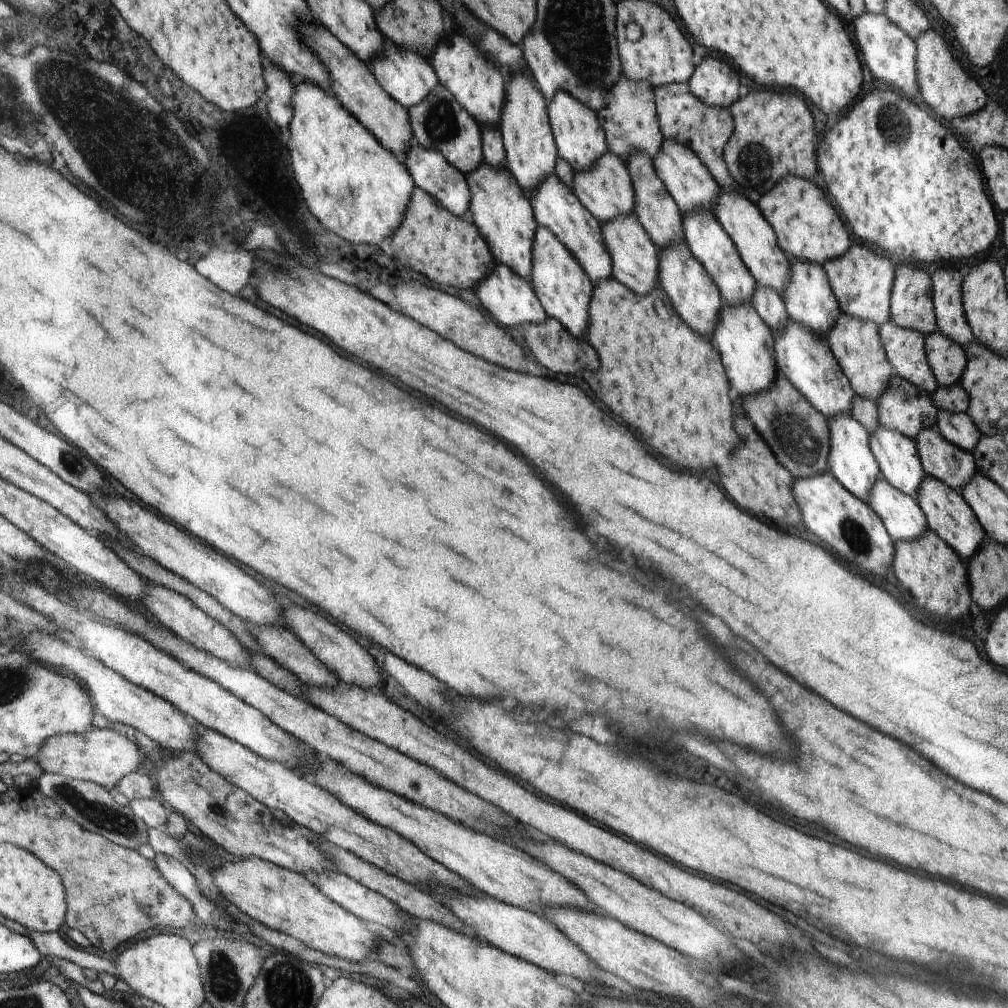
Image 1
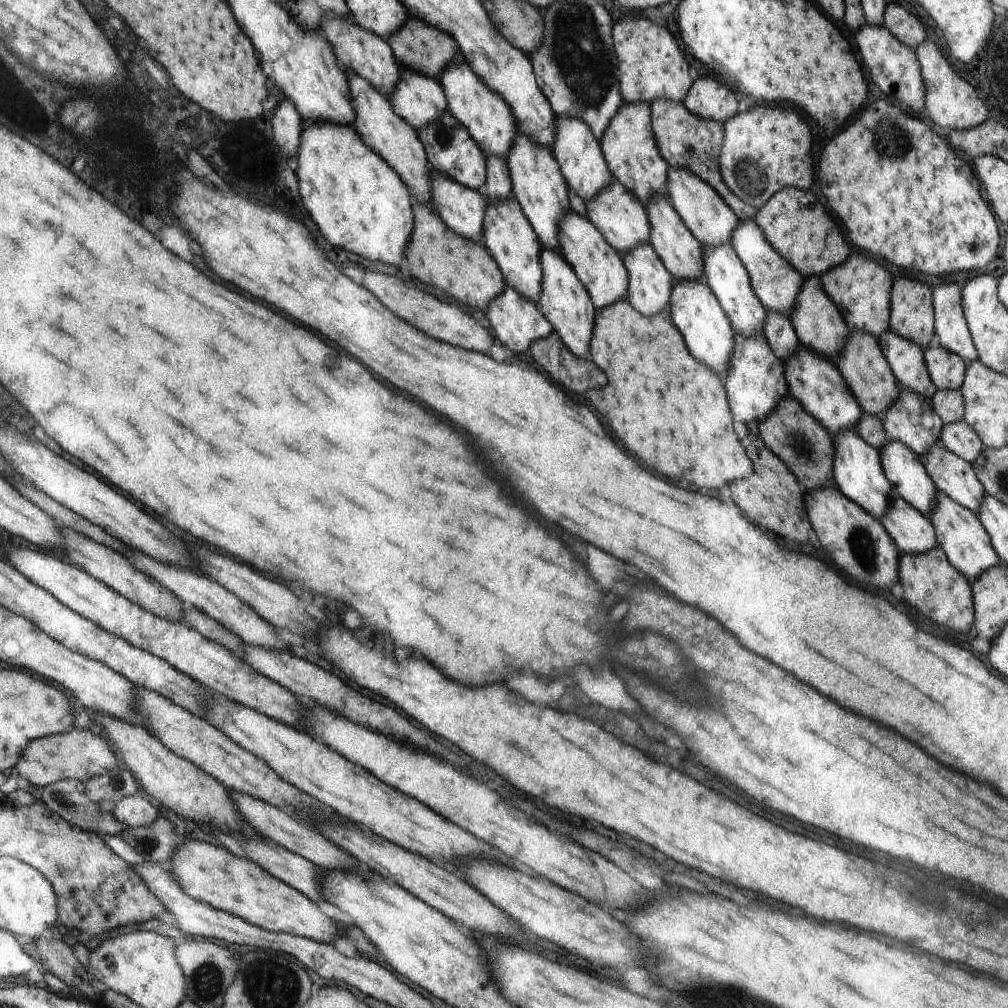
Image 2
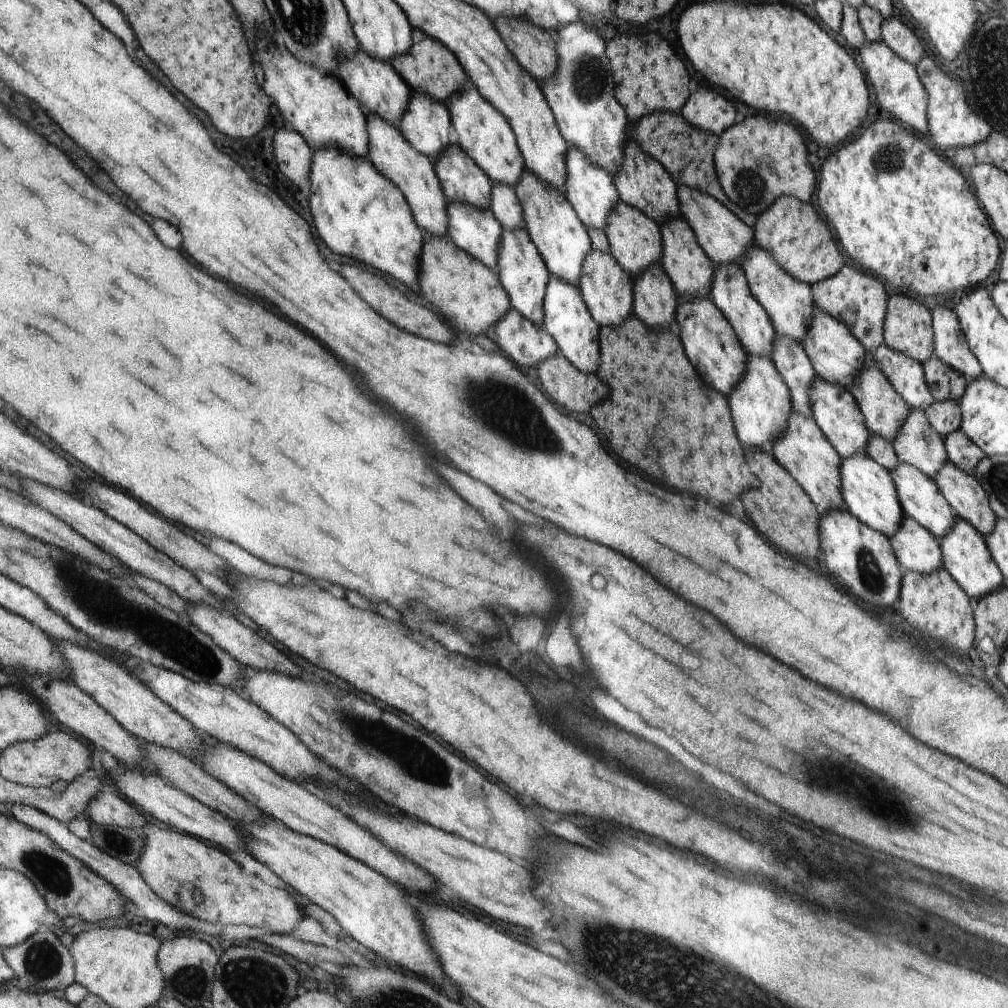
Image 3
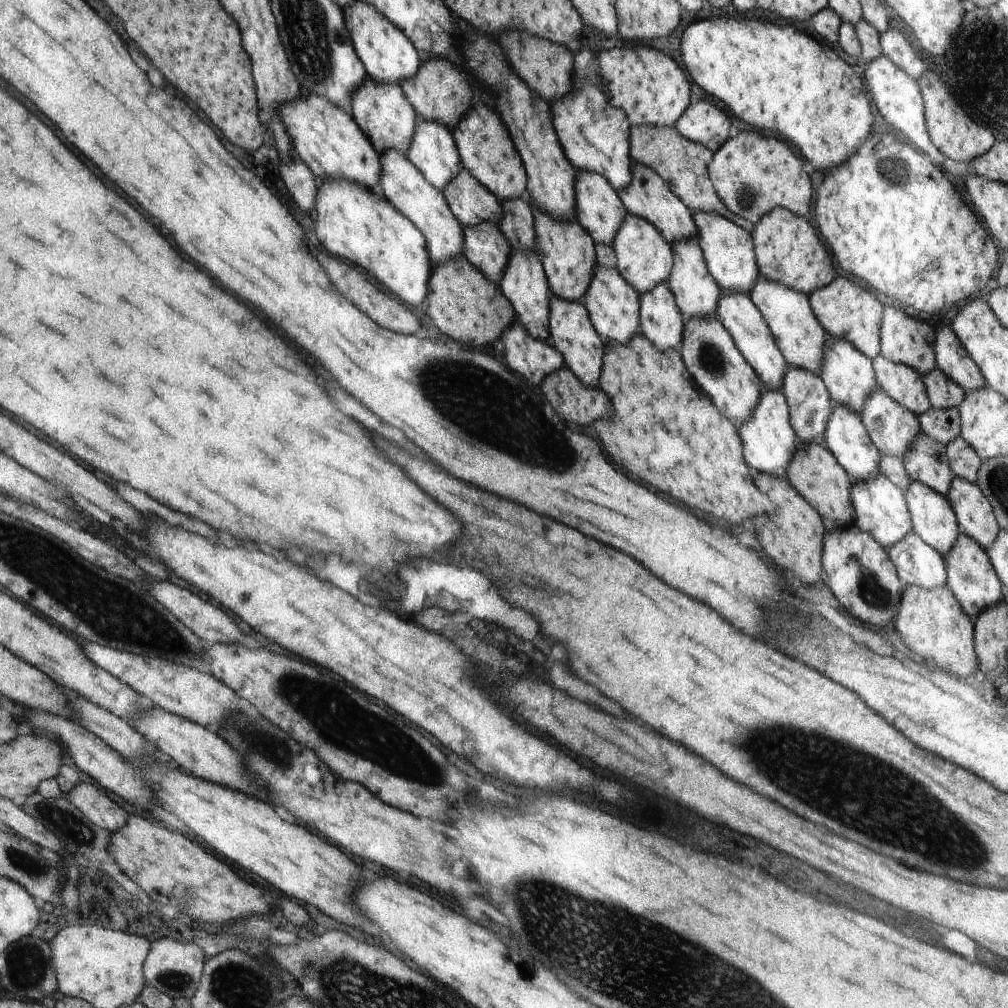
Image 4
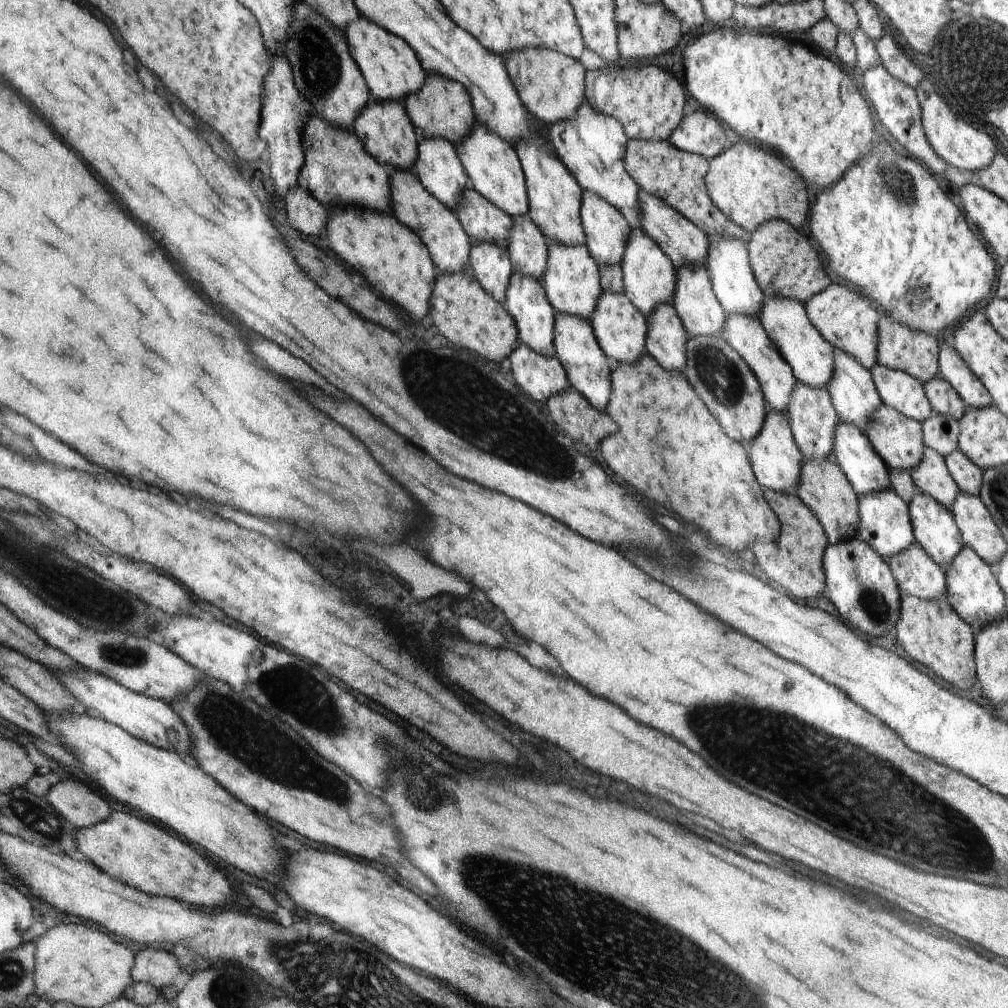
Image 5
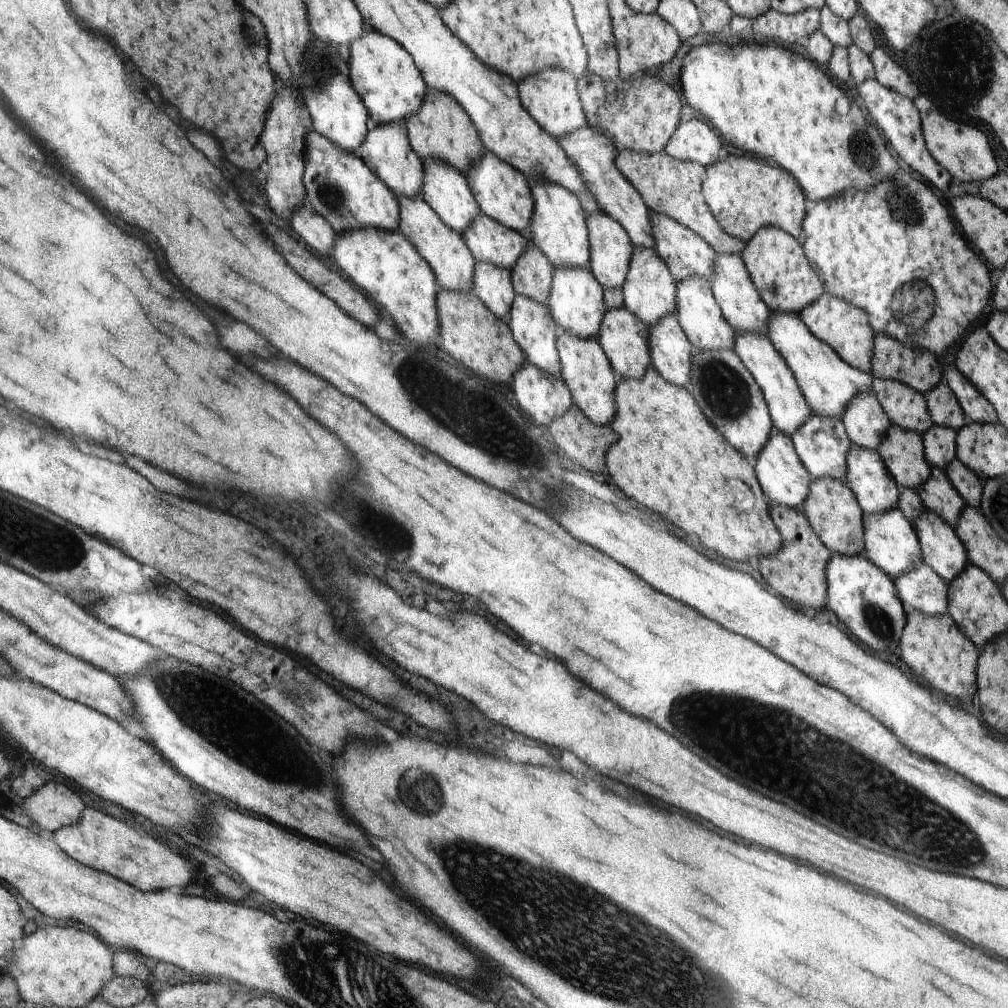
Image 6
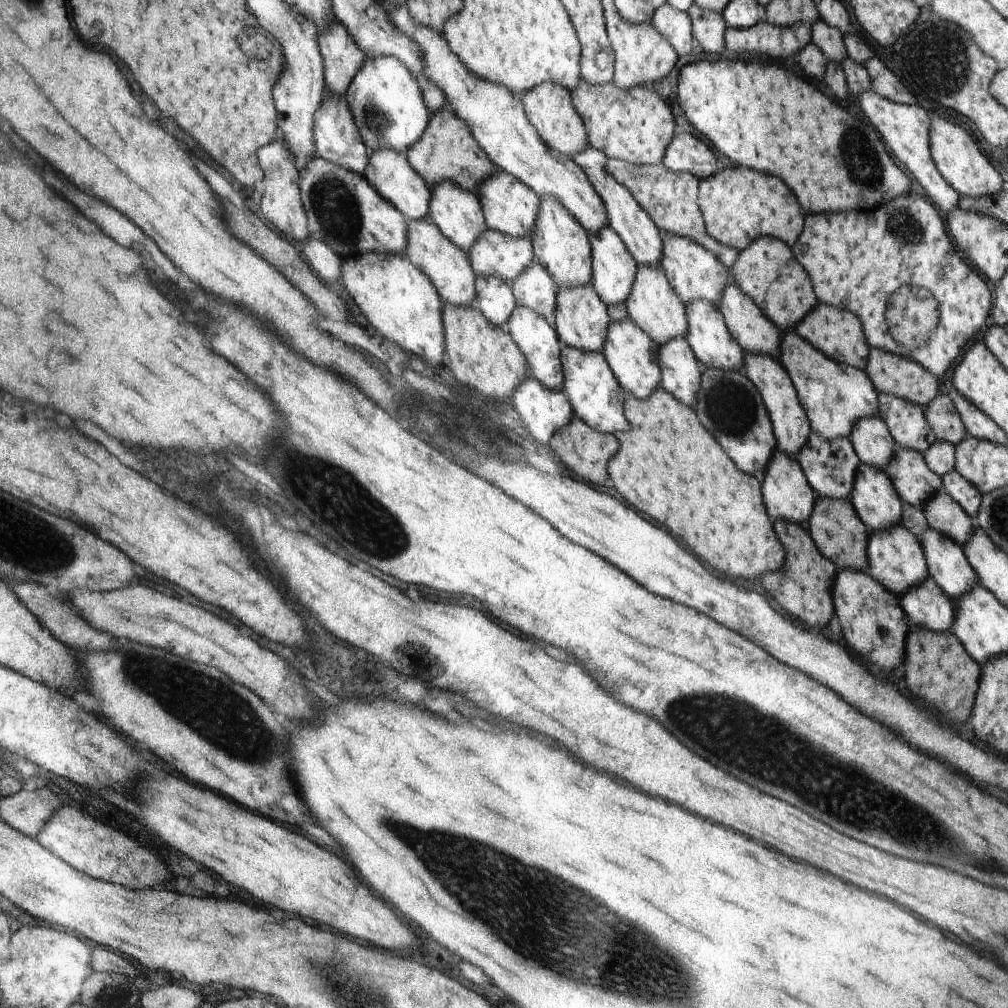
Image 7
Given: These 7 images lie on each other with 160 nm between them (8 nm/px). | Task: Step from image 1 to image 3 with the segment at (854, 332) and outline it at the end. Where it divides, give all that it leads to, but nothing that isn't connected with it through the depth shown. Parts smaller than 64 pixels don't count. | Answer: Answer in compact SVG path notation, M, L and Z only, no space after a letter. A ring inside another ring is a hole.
M866 351L865 365L861 368L860 374L853 380L849 391L856 399L858 408L865 418L865 425L870 434L878 435L892 442L902 423L908 416L910 407L907 402L896 392L891 382L879 369L872 351Z

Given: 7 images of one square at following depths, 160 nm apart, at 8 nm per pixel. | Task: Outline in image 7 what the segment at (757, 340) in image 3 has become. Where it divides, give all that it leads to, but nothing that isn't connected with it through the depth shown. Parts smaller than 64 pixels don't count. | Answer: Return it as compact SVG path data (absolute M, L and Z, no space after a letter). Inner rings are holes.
M746 353L742 371L756 385L764 399L765 407L772 419L773 429L777 439L777 450L794 458L798 457L801 450L808 444L811 434L811 424L806 411L800 404L797 390L790 380L789 373L778 359L765 355Z

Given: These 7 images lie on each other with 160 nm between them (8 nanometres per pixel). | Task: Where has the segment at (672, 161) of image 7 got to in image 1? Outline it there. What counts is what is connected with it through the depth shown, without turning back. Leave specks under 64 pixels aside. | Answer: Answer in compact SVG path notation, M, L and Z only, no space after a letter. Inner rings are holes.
M702 60L687 83L692 94L709 105L728 107L738 100L738 74L724 60Z

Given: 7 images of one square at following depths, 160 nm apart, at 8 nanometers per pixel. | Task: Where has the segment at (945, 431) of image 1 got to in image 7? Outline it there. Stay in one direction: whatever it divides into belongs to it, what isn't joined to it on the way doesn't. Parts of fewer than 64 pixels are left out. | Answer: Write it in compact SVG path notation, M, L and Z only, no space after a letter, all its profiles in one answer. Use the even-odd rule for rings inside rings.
M955 468L941 476L942 487L972 520L976 520L982 493L970 484Z

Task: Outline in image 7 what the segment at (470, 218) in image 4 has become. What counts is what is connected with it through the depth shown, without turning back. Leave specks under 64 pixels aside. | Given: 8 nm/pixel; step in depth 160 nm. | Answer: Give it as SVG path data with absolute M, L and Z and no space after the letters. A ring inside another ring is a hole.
M492 229L482 234L468 254L478 276L498 276L508 283L530 270L536 259L530 238L512 238Z

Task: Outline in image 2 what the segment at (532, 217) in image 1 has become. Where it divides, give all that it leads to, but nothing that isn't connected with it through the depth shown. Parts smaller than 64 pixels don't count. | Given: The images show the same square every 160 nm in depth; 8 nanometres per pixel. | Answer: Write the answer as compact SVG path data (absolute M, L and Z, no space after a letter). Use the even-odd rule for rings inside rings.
M512 194L507 199L501 201L490 201L488 196L488 208L484 216L484 236L482 236L483 244L489 247L490 254L497 259L498 266L501 267L502 274L506 277L506 282L510 283L523 297L537 304L542 282L542 269L540 264L542 244L537 237L536 231L526 218L524 210L515 196Z

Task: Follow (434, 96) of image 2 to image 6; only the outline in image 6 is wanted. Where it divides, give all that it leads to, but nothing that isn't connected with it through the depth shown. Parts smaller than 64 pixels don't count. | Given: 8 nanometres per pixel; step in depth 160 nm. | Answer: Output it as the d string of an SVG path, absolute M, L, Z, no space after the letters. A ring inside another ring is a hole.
M427 158L425 161L425 178L420 196L437 211L442 222L445 222L452 230L464 235L465 230L482 213L466 175L442 159Z

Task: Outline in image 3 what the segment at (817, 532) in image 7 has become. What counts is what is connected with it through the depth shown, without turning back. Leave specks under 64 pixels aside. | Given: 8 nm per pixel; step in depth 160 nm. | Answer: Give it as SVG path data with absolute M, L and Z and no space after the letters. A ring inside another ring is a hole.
M792 413L784 436L780 436L780 440L771 445L771 453L804 487L806 494L817 503L817 509L822 515L834 511L848 511L841 478L844 460L833 447L833 443L825 437L813 416Z

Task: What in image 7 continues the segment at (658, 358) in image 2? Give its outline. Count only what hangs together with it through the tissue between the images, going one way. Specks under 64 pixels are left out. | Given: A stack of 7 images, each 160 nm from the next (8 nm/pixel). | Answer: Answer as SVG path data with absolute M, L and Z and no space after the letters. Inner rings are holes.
M658 386L658 390L647 399L629 394L625 400L625 415L634 428L616 433L618 442L622 442L622 454L618 454L614 462L609 462L609 480L611 484L614 482L614 488L630 502L630 506L644 512L658 524L664 524L666 530L682 538L694 554L722 574L726 570L726 576L730 578L752 578L762 572L782 570L785 566L785 546L772 530L769 514L762 506L765 502L762 502L758 479L744 474L732 460L728 460L726 452L704 428L697 413L694 414L694 406L686 406L664 387ZM710 470L720 470L718 486L712 486L714 494L710 494Z

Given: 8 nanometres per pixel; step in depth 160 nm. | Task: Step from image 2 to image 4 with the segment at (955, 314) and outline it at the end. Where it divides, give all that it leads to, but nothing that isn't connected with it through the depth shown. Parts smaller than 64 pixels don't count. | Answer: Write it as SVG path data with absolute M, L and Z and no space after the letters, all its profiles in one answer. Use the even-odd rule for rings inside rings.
M943 322L935 327L935 335L937 367L966 392L985 388L985 378L950 325Z

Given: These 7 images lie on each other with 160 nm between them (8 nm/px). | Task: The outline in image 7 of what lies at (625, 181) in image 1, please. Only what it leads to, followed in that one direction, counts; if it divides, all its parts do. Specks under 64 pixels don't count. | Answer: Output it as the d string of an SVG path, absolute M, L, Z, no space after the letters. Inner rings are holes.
M656 265L638 266L637 276L633 284L632 294L626 302L628 317L632 319L659 346L668 344L674 337L686 336L689 321L685 303L669 282L665 271Z

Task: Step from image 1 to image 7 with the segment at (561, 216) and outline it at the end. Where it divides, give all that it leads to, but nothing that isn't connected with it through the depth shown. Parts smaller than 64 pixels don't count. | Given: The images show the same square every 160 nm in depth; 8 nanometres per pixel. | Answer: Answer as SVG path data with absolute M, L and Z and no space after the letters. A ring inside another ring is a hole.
M626 317L620 322L611 322L606 345L601 352L605 355L610 370L618 384L633 397L647 399L661 384L660 346L646 334L632 319Z

